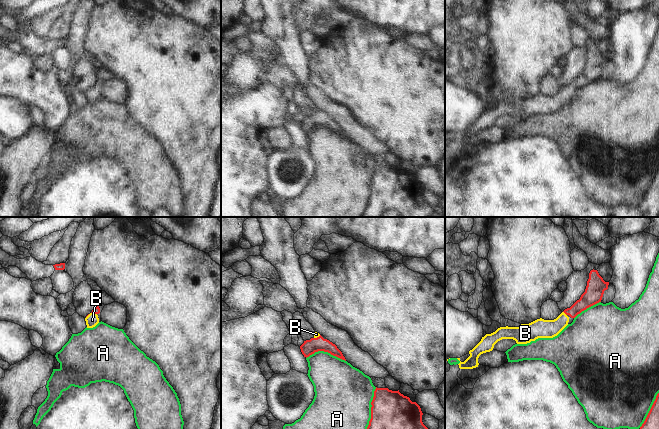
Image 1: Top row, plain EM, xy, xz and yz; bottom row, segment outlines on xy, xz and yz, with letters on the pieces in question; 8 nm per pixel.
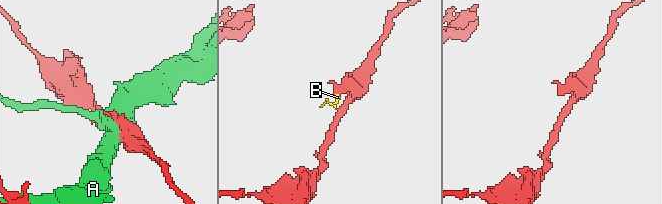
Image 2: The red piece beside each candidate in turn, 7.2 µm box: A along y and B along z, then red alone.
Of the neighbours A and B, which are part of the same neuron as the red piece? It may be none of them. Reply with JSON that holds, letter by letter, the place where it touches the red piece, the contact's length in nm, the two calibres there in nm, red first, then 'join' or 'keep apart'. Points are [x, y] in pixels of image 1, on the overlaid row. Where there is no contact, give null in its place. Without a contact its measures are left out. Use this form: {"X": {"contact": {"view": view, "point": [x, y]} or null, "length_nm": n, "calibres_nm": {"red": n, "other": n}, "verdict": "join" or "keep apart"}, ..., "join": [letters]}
{"A": {"contact": {"view": "xz", "point": [371, 408]}, "length_nm": 340, "calibres_nm": {"red": 300, "other": 460}, "verdict": "keep apart"}, "B": {"contact": {"view": "yz", "point": [564, 312]}, "length_nm": 50, "calibres_nm": {"red": 140, "other": 160}, "verdict": "join"}, "join": ["B"]}

